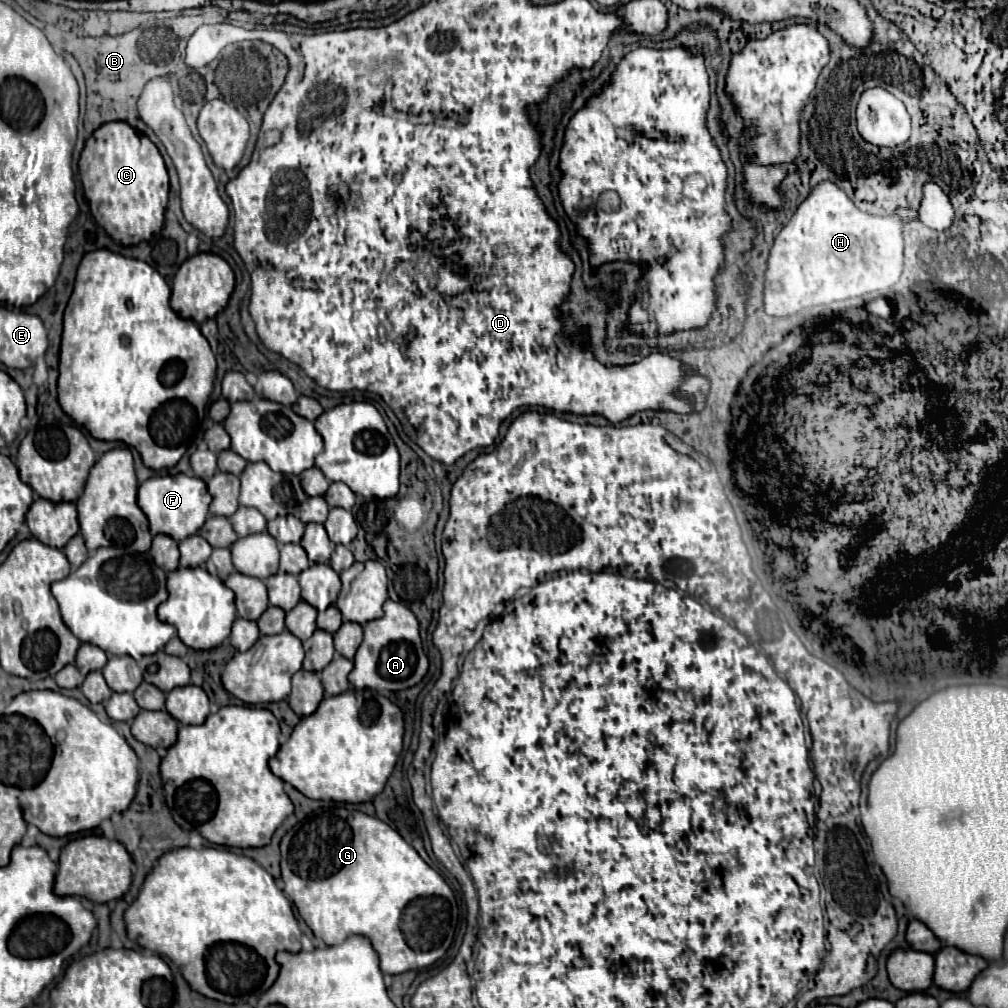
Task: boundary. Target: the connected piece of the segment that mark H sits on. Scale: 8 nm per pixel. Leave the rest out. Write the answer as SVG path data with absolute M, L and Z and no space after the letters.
M831 180L819 182L779 232L769 252L763 288L765 314L783 318L809 306L891 288L903 274L901 222L907 218L917 218L917 212L897 210L893 216L865 214L841 186Z

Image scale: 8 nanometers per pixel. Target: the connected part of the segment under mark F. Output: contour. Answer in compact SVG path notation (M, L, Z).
M155 476L145 480L139 486L137 492L137 502L141 510L145 510L145 516L149 518L153 536L165 534L173 540L185 540L187 536L193 536L199 532L199 528L205 524L209 504L211 504L211 494L207 492L207 486L201 478L195 476Z

